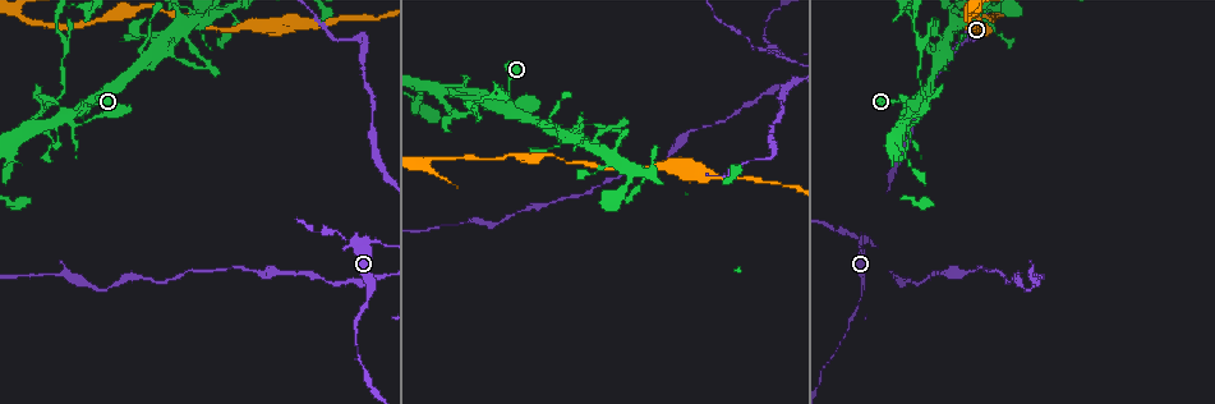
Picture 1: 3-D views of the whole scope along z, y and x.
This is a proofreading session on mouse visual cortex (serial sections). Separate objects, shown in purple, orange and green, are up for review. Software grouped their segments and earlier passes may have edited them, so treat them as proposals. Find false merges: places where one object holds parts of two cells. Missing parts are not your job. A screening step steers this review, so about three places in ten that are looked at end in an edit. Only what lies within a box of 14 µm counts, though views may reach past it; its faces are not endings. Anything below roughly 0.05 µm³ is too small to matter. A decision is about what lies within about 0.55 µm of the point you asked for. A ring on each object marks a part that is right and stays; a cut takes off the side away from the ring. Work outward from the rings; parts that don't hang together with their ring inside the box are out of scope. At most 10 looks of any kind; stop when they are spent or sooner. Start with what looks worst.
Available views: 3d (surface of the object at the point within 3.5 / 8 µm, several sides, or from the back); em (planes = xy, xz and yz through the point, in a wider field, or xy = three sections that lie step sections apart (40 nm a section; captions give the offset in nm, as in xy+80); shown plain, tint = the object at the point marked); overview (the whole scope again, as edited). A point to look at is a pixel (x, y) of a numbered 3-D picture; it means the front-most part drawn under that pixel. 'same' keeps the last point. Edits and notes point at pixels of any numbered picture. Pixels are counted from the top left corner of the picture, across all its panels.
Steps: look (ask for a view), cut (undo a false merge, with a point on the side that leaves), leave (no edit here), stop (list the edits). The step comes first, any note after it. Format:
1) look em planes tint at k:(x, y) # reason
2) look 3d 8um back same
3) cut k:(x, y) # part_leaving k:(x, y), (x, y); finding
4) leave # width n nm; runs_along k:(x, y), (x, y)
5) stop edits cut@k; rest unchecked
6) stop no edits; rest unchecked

look 3d 3.5um back at 1:(857, 240) # sharp bend

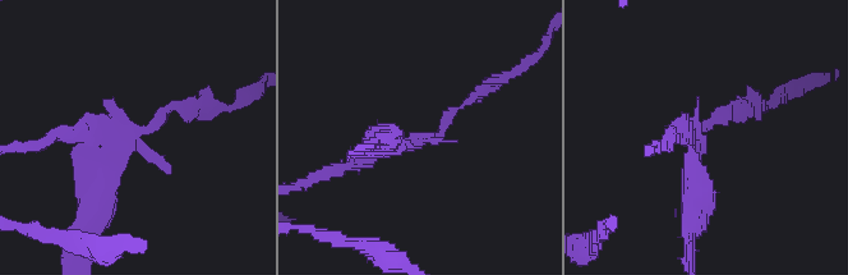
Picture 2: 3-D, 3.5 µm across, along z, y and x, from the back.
look em xy step 2 tint at 2:(702, 127) # shape alone is not enough

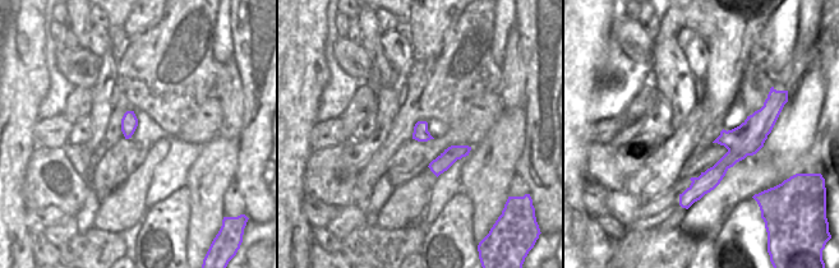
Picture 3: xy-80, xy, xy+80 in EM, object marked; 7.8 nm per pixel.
cut 2:(450, 113) # part_leaving 2:(691, 140), (717, 117), (750, 104); a second cell is stuck on

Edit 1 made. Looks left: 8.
look em xy step 5 tint at 1:(969, 18) # side arm on a straight run

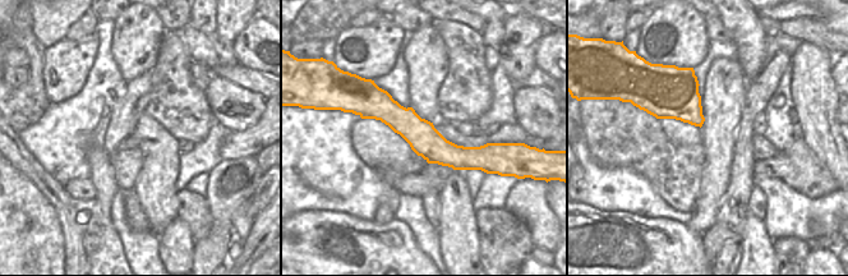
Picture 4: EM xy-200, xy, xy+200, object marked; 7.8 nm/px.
look 3d 3.5um same # see where the arms go

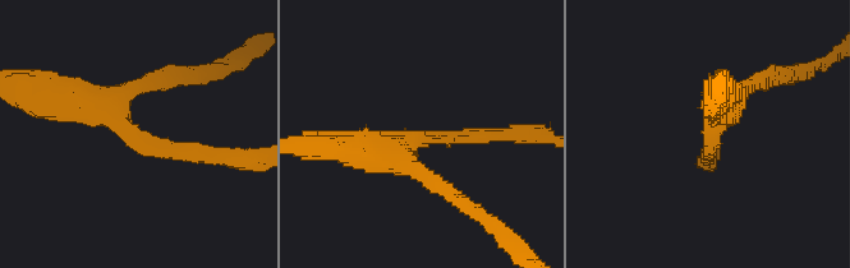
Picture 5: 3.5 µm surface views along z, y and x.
leave # arms 3; runs_along 4:(362, 110), (450, 155), (489, 148); all the same cell

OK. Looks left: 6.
look overview

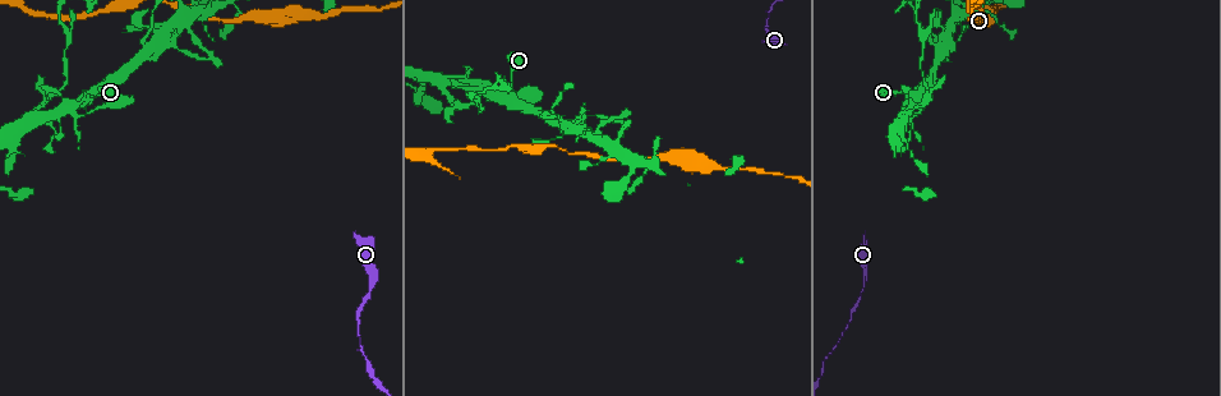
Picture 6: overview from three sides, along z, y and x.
look 3d 3.5um at 6:(512, 94) # a narrow waist

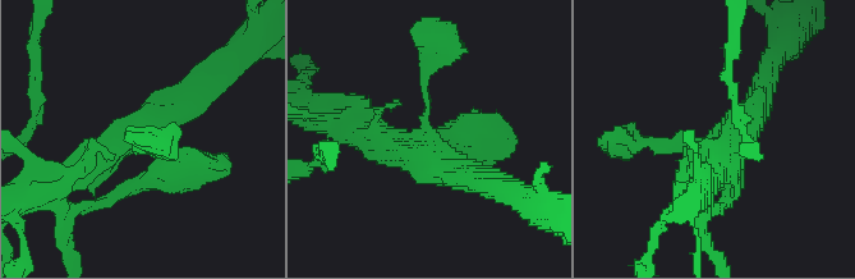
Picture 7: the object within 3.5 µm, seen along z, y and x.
look em xy step 1 tint at 7:(422, 126) # arms 3; arm_widths 150, 400, 400 nm

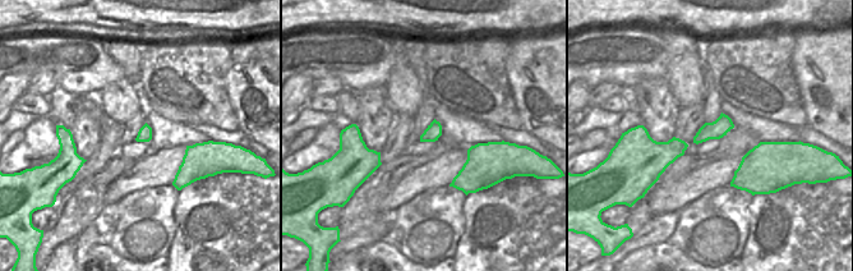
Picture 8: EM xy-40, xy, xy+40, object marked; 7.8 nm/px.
look em xy step 2 tint same # another direction

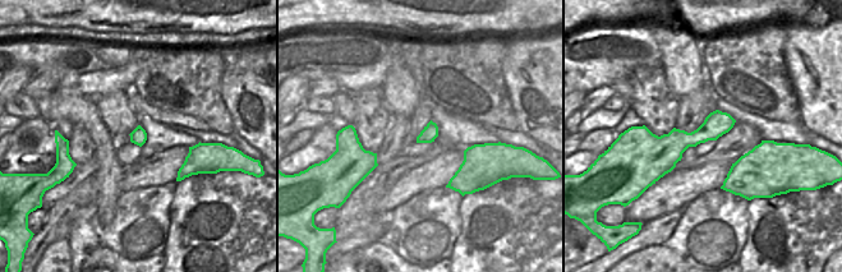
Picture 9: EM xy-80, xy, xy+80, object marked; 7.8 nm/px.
leave # runs_along 7:(631, 145), (707, 145), (755, 109); all the same cell

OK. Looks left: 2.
look 3d 8um at 6:(450, 83) # side arm on a straight run

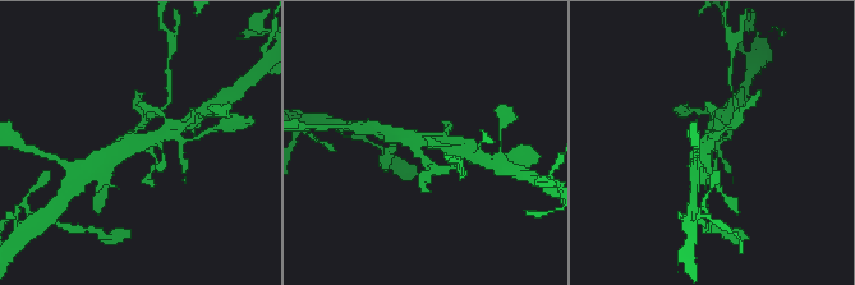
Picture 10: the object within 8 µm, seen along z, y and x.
look em xy step 3 tint at 10:(425, 143)

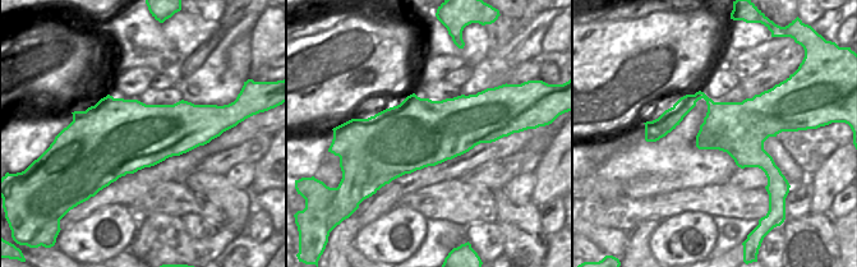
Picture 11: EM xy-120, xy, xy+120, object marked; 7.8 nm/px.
cut 10:(433, 168) # part_leaving 10:(423, 157), (437, 171), (455, 164); a second cell is stuck on

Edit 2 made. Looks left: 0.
stop edits cut@2, cut@10; rest unchecked

